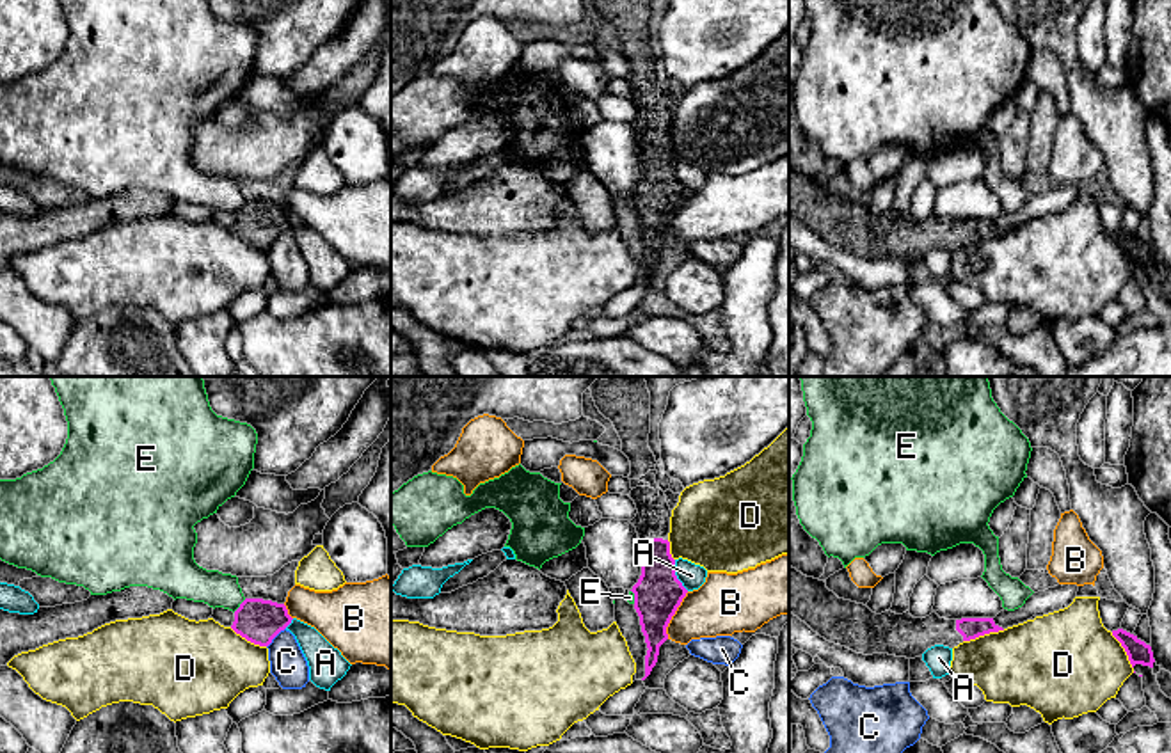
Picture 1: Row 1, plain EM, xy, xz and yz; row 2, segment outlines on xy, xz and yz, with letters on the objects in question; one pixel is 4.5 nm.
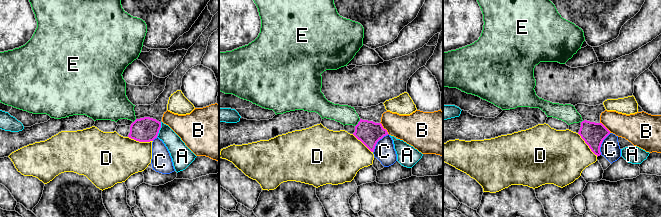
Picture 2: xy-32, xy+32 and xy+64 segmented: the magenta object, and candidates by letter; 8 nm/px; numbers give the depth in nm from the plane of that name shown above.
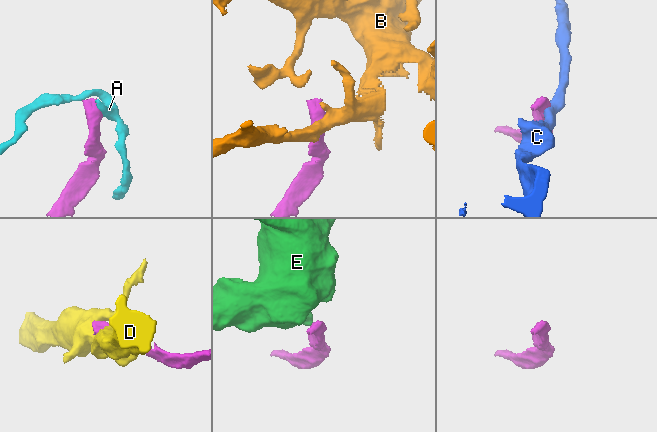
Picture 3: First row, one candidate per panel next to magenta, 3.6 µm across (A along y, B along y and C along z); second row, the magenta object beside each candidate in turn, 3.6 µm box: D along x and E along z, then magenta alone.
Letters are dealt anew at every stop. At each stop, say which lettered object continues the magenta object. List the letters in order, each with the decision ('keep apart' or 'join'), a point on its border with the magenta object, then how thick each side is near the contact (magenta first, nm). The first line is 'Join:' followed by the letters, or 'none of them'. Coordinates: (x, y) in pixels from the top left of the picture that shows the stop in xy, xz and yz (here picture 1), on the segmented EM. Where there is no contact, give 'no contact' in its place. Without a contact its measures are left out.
Join: none of them
A: keep apart | xz (676, 576) | 220/120 nm
B: keep apart | xz (674, 613) | 220/280 nm
C: keep apart | xy (274, 636) | 200/160 nm
D: keep apart | yz (983, 634) | 100/360 nm
E: keep apart | xy (240, 606) | 200/160 nm

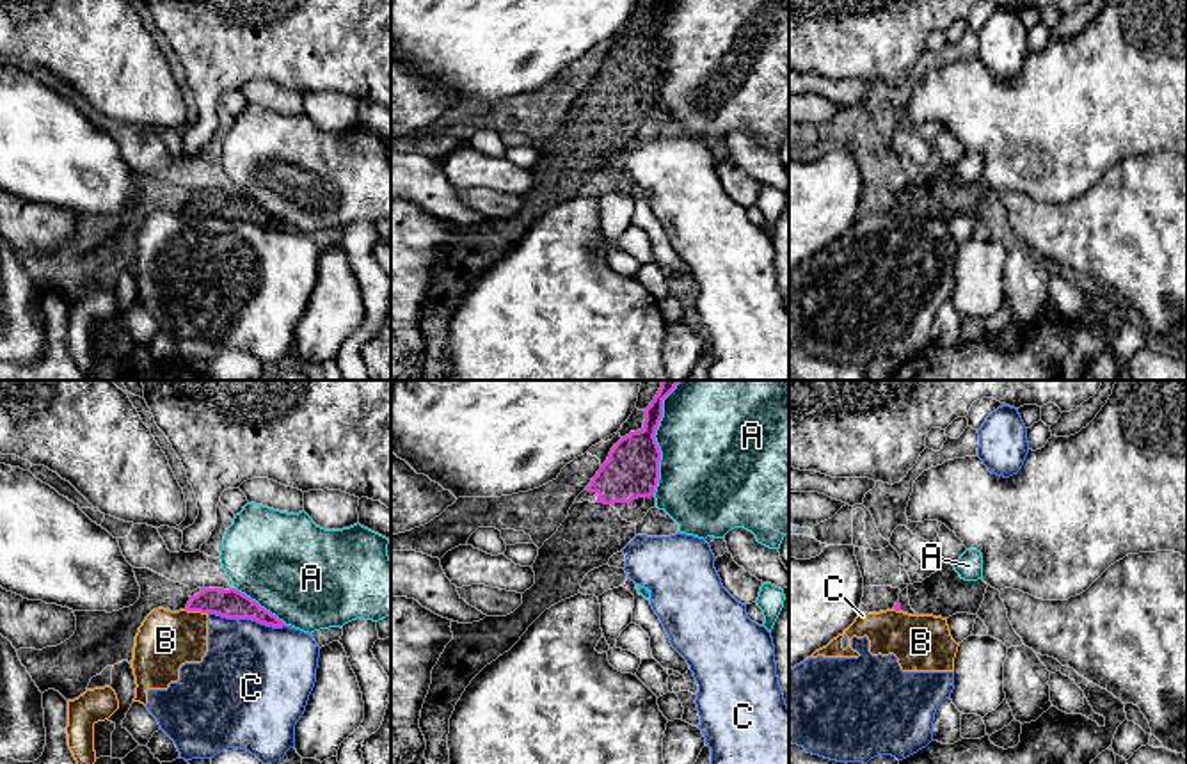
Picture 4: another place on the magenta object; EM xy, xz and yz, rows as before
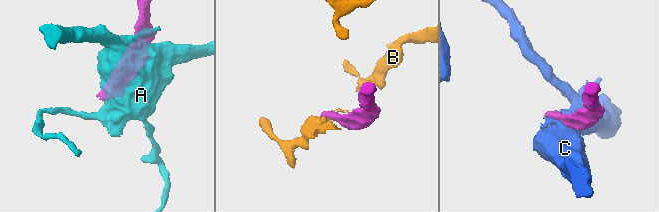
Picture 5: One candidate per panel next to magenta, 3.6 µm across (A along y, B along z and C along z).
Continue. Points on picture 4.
Join: none of them
A: keep apart | xz (654, 437) | 240/460 nm
B: keep apart | xy (196, 610) | 130/260 nm
C: keep apart | xy (247, 617) | 130/440 nm

